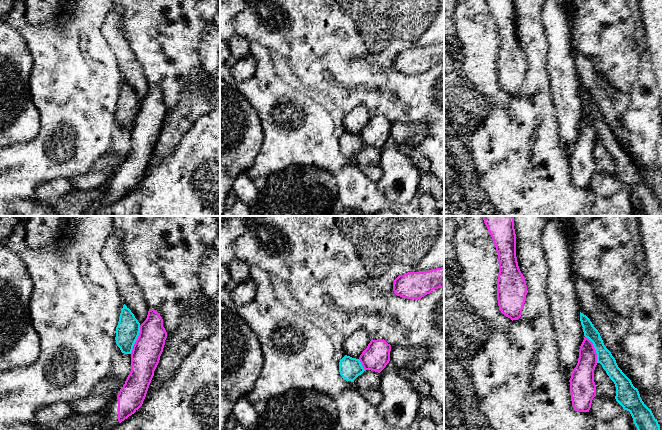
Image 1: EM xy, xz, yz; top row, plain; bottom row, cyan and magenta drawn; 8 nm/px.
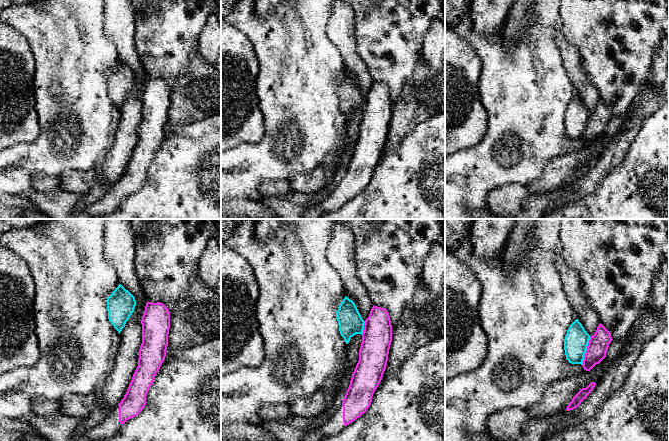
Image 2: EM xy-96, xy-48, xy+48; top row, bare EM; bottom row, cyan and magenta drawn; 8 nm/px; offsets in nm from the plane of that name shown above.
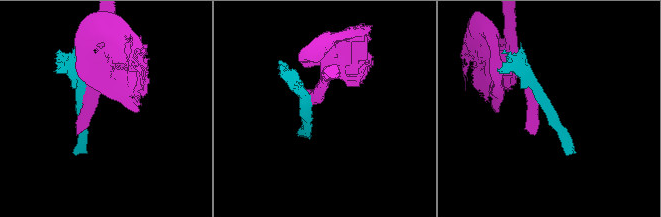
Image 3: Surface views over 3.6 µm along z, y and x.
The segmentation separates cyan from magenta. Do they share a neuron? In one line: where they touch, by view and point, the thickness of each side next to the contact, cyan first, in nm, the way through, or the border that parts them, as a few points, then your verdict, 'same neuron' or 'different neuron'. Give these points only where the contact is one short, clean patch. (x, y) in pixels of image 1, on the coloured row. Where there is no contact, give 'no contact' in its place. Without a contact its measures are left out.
xy (136, 339) | 190/240 nm | along xy (140, 325), (138, 337), (130, 353) | different neuron

